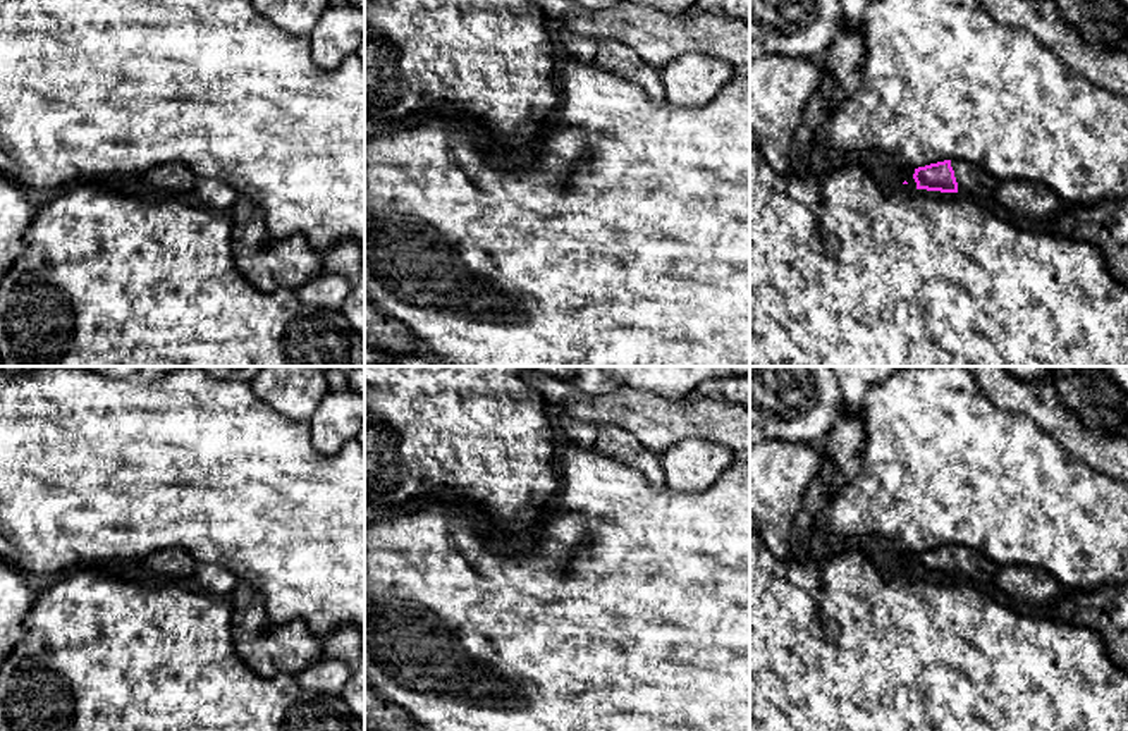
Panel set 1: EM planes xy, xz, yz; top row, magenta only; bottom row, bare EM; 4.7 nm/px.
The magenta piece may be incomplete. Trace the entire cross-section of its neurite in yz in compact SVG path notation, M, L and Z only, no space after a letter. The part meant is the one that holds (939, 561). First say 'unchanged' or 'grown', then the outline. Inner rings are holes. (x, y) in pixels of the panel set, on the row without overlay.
grown | M944 545L915 554L916 574L961 578L975 587L994 585L997 568L992 561L963 545Z

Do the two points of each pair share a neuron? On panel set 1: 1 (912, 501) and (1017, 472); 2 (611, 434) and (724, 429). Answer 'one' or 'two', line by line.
1: one
2: two

